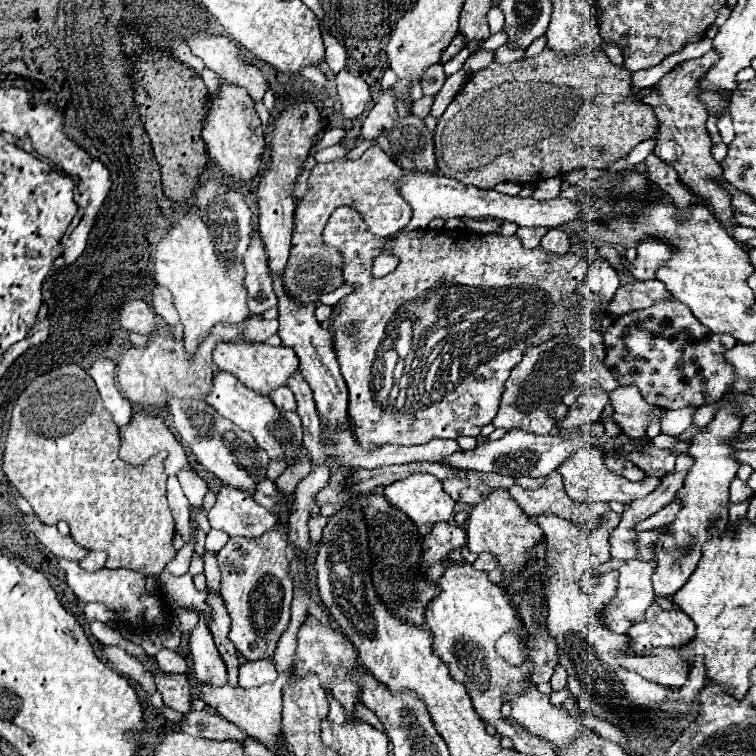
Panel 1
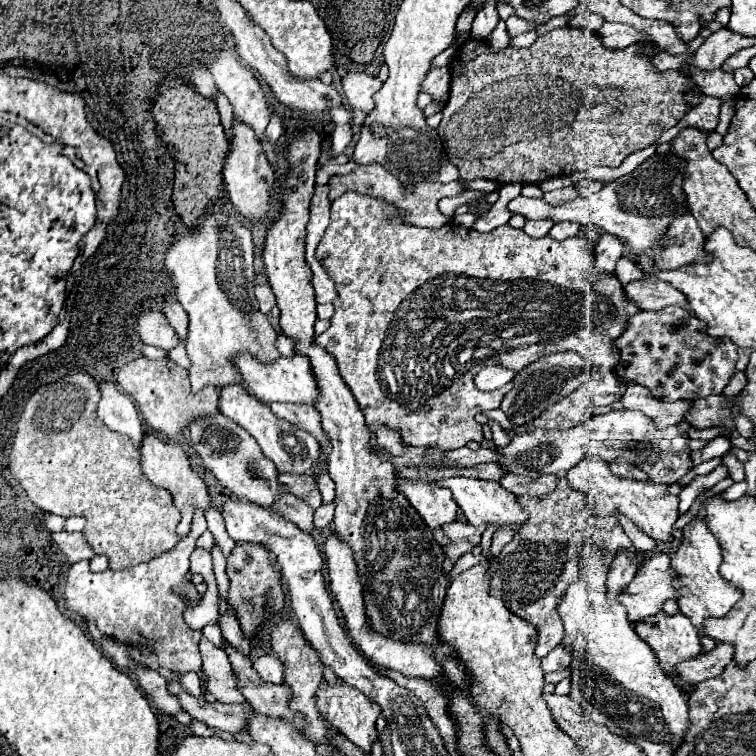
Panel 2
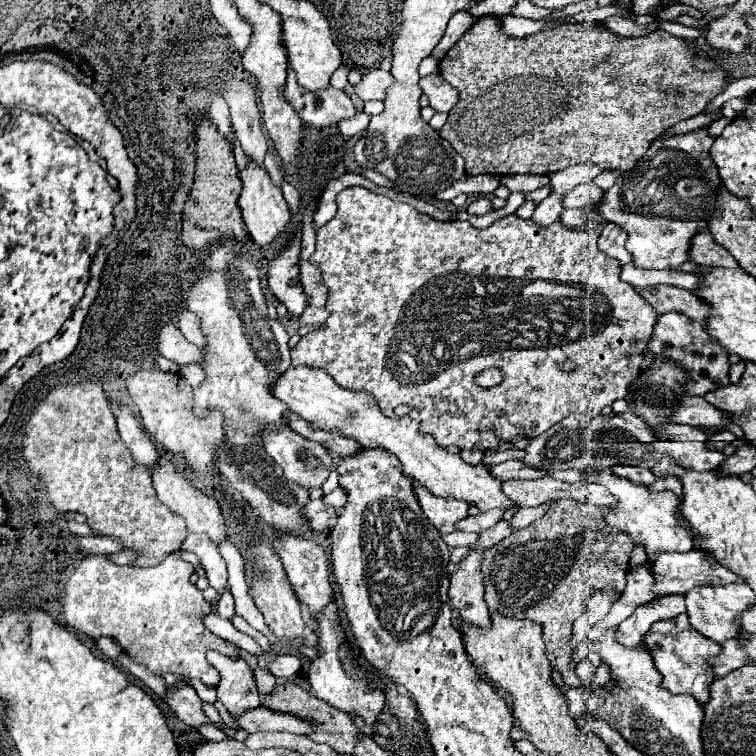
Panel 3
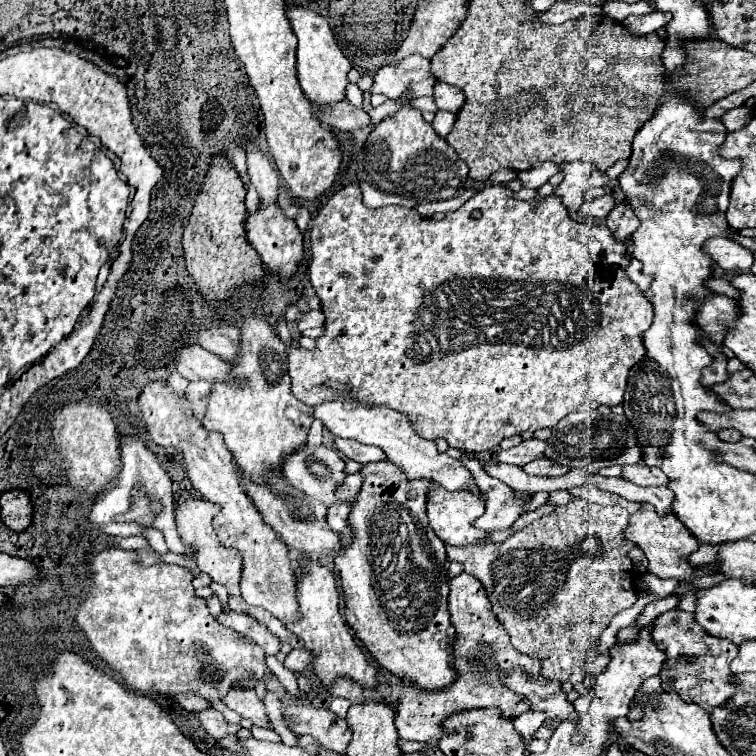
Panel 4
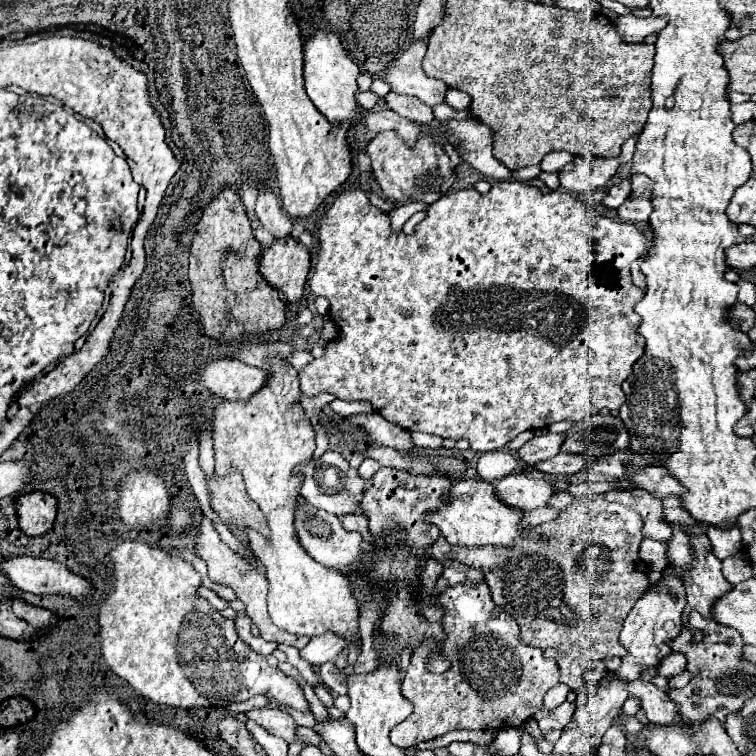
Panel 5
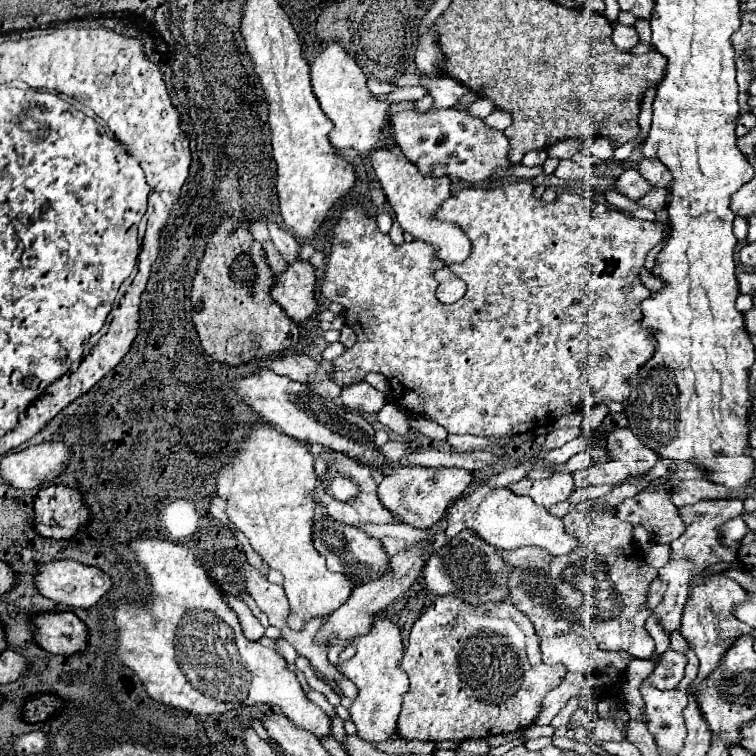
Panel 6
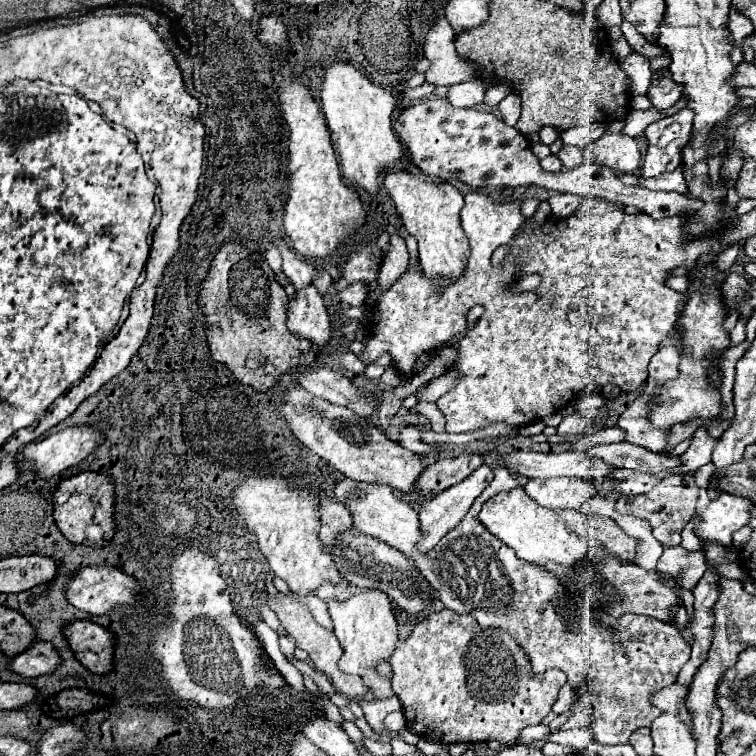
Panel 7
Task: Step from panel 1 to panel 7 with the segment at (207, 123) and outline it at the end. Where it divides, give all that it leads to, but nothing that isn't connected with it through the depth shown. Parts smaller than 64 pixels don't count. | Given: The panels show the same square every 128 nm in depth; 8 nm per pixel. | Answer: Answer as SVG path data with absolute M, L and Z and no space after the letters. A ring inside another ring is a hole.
M310 284L294 294L288 302L288 330L296 336L324 346L330 338L330 316L318 290Z

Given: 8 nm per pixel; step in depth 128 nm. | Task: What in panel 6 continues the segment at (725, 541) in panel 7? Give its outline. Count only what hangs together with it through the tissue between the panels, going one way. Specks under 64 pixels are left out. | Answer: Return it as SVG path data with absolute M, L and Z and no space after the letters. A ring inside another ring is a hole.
M734 498L734 500L702 500L690 506L682 506L680 508L680 518L686 524L686 532L678 538L672 540L670 544L670 562L658 570L658 578L650 584L648 594L646 594L646 608L652 612L652 616L656 616L662 624L662 630L666 634L672 634L676 630L680 630L680 618L682 618L682 608L688 600L690 594L690 582L694 576L702 574L710 564L716 562L732 562L736 558L736 552L732 548L722 548L720 542L720 528L740 516L744 512L742 500Z

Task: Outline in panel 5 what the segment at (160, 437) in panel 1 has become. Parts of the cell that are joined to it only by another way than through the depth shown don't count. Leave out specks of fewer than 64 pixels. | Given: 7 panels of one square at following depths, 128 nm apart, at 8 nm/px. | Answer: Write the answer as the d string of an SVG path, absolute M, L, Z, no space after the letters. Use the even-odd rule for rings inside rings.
M202 518L202 520L198 522L198 526L196 526L196 552L198 552L198 556L200 556L202 560L206 560L206 564L208 564L208 576L210 576L214 582L232 588L232 590L236 592L238 600L244 602L246 614L254 620L254 624L258 626L260 636L262 636L264 640L274 640L274 642L280 642L280 644L290 644L290 646L294 646L294 648L298 648L298 650L300 650L302 644L308 644L308 638L288 634L288 632L284 632L284 630L278 630L278 628L272 624L272 620L270 620L270 616L268 616L268 608L266 608L266 592L268 592L266 576L262 576L262 574L258 574L256 570L248 568L248 564L244 564L244 560L240 560L240 556L234 554L234 552L228 548L228 544L224 544L224 542L218 538L218 532L214 530L214 524L212 524L208 518Z

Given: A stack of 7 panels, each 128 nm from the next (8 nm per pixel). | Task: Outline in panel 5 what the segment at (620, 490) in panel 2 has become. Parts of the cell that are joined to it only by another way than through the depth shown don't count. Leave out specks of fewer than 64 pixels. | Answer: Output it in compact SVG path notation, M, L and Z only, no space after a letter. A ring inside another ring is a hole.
M694 524L690 528L682 528L682 532L688 534L690 538L690 546L692 546L692 566L690 570L686 570L682 574L682 584L684 584L684 592L686 592L686 608L684 608L684 618L682 620L688 620L688 612L690 610L698 610L702 616L710 618L710 612L712 612L712 604L724 596L724 592L730 592L732 590L732 584L728 584L722 576L722 570L720 570L720 560L712 554L712 544L706 536L706 528L700 526L700 524Z

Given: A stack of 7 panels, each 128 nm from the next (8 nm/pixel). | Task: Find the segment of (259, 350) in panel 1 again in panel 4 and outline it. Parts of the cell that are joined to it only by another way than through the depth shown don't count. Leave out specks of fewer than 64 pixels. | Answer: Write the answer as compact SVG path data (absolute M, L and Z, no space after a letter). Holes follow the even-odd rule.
M326 382L324 386L336 390L338 396L334 400L324 400L324 402L316 404L314 410L310 412L310 416L314 420L320 420L324 424L324 428L328 428L334 436L352 438L352 440L358 440L362 444L382 448L386 458L390 462L398 464L410 480L426 478L426 480L440 484L442 488L446 488L450 492L466 490L470 486L470 482L472 482L470 470L460 460L454 460L448 454L440 454L432 440L422 438L412 428L412 422L408 420L408 416L404 416L404 414L400 414L400 412L396 412L388 406L366 406L366 404L354 402L346 396L350 392L348 386L344 386L340 382Z

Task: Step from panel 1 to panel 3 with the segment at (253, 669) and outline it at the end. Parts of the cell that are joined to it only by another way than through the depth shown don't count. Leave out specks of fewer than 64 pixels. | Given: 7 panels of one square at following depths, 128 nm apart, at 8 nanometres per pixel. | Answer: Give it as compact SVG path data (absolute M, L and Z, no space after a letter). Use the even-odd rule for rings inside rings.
M278 654L274 662L268 664L268 672L276 678L294 678L302 668L302 660L296 654Z

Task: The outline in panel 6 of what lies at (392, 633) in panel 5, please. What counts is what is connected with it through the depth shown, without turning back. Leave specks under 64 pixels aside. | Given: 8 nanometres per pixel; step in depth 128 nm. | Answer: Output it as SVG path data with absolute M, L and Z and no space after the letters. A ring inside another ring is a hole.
M396 466L384 472L382 482L378 484L378 500L380 504L392 512L400 524L410 524L418 530L428 530L440 522L448 504L464 492L464 488L472 482L472 472L464 472L460 468L408 468Z

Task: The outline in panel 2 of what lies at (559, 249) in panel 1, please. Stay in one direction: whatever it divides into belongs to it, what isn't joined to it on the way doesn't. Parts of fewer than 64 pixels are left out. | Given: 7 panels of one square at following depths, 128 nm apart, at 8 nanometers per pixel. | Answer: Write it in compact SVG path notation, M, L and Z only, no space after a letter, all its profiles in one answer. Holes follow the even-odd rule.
M560 222L560 224L552 226L552 230L548 232L548 236L552 236L554 240L566 240L570 236L576 236L578 228L580 228L580 224L572 224L572 222L564 224L564 222Z

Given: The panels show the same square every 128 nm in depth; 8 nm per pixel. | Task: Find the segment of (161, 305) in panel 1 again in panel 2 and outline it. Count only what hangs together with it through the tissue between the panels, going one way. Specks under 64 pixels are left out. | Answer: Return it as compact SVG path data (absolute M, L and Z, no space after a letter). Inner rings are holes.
M166 300L164 304L164 314L170 322L170 326L176 330L176 334L180 338L186 338L186 332L188 332L188 316L186 312L180 308L180 304L176 304L176 300Z

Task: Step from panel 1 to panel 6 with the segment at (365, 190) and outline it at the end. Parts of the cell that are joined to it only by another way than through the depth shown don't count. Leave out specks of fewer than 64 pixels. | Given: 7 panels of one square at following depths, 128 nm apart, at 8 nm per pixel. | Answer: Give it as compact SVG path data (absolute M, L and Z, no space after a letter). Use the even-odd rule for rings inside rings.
M533 150L524 156L522 164L529 167L543 165L547 157L548 154L546 154L546 150Z

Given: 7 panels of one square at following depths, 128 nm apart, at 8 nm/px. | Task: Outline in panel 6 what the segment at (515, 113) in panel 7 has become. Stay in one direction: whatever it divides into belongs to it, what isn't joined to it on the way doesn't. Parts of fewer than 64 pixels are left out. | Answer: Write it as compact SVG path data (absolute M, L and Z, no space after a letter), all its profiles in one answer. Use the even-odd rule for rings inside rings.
M496 110L484 118L484 124L494 130L506 130L510 122L512 122L512 116L508 116L506 112L496 112Z

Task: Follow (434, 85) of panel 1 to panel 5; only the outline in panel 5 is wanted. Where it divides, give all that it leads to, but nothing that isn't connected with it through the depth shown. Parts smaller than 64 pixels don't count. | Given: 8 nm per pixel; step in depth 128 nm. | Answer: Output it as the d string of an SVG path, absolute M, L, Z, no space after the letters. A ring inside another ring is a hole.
M448 88L446 90L446 100L444 100L450 108L454 110L466 110L468 104L470 104L470 96L462 90L456 90L456 88Z

